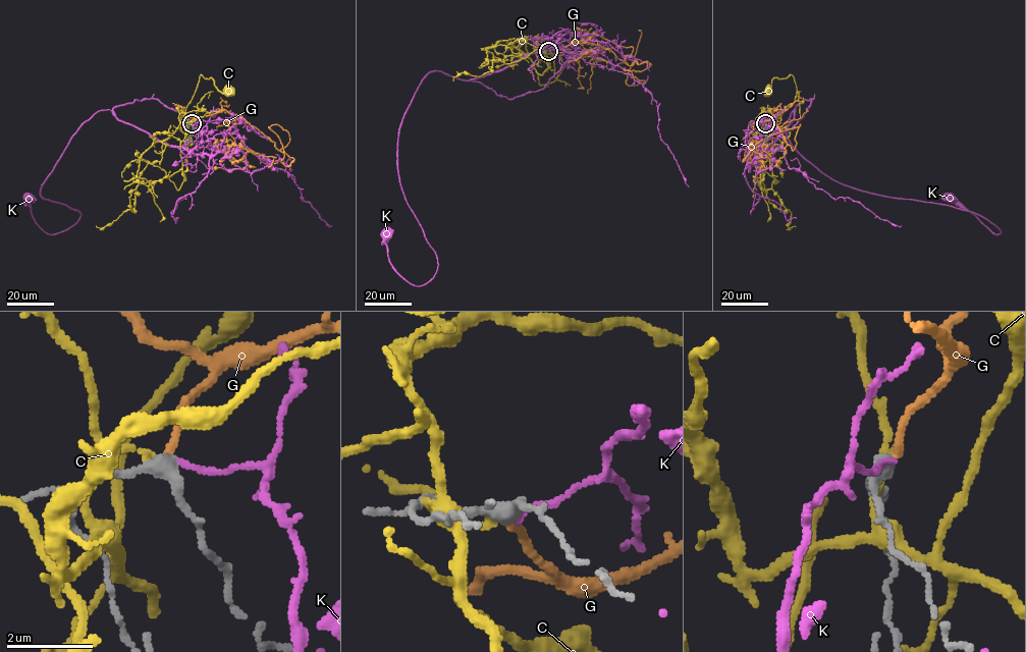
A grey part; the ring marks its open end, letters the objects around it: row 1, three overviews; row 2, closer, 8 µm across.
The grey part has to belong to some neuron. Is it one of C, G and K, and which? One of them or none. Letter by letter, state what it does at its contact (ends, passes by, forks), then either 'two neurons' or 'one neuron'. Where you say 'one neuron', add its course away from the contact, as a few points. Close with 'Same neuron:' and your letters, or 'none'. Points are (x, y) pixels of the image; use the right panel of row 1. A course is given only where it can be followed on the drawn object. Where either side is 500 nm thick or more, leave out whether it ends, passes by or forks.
C: it ends there; two neurons
G: it ends there; one neuron; it runs (766, 123), (771, 110), (787, 143), (776, 166), (780, 163), (772, 167), (750, 145), (742, 162)
K: it ends there; two neurons
Same neuron: G

